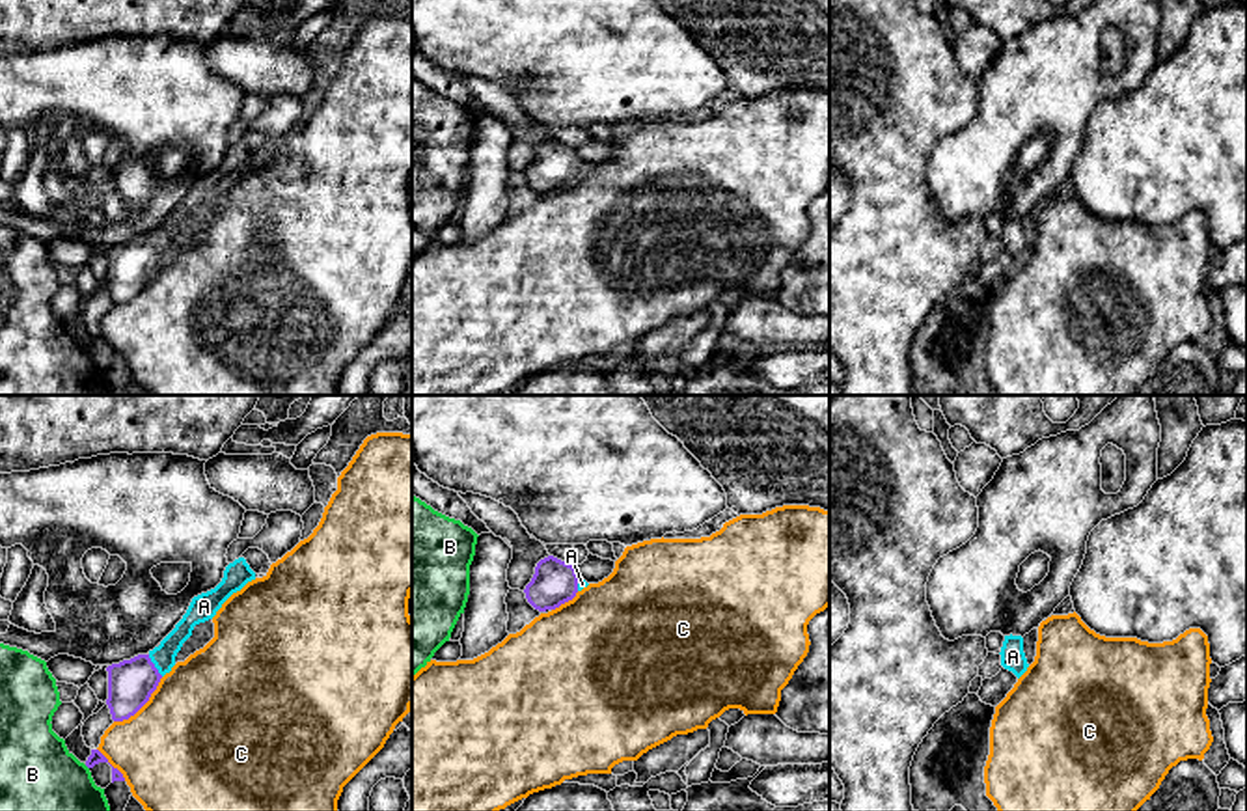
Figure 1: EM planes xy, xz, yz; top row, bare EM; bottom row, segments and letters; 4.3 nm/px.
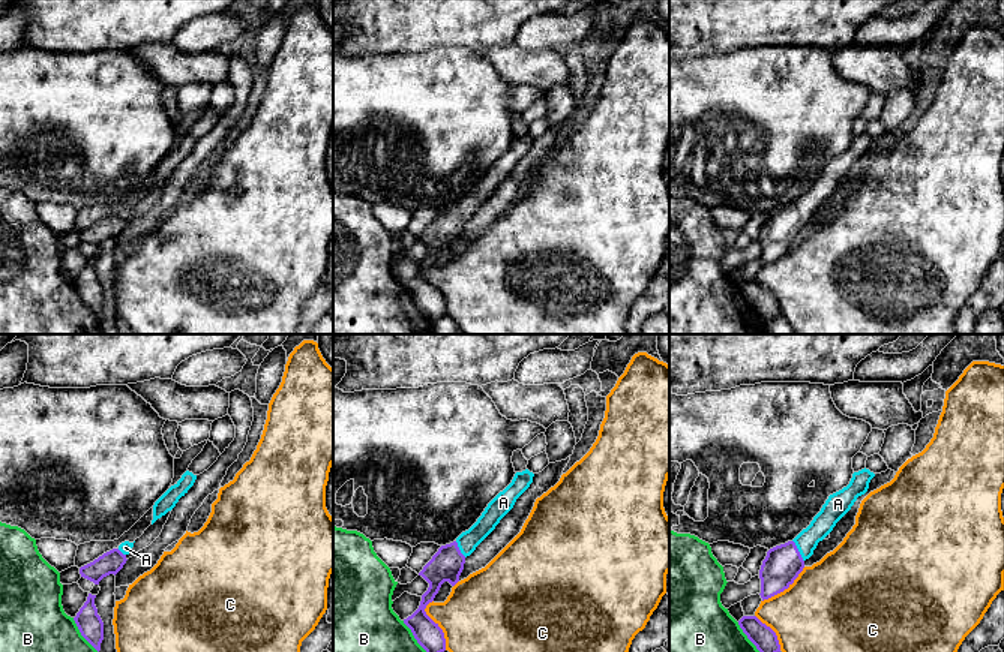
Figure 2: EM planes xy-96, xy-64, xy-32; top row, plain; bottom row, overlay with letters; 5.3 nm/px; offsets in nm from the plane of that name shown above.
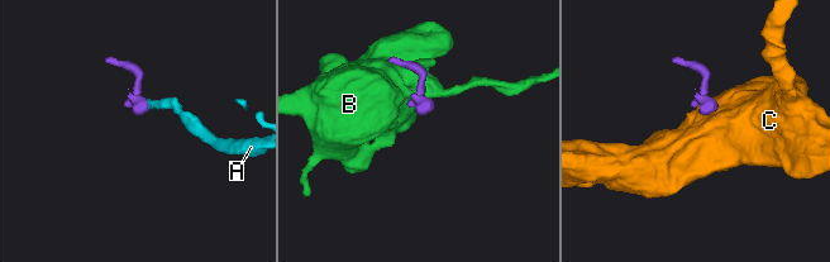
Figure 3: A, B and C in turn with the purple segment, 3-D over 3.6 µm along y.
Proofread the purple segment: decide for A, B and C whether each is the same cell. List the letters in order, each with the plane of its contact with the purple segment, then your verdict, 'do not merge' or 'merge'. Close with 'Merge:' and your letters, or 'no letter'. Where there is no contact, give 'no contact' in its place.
A: meets purple in xy; merge
B: no contact; do not merge
C: meets purple in xy; do not merge
Merge: A

